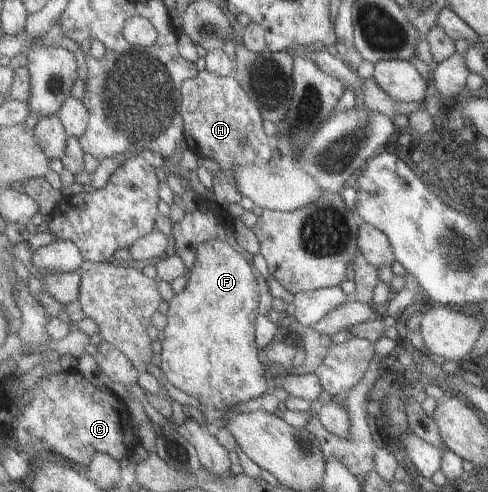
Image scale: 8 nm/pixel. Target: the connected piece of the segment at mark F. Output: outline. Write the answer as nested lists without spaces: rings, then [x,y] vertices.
[[[218,239],[206,241],[206,243],[202,243],[196,251],[194,265],[190,269],[189,279],[184,290],[174,295],[174,297],[168,301],[168,310],[166,311],[168,323],[165,329],[162,330],[164,339],[162,340],[162,347],[159,354],[160,361],[157,365],[161,368],[162,375],[164,375],[164,379],[168,381],[168,384],[196,398],[200,404],[210,410],[220,411],[232,407],[232,405],[247,403],[267,392],[268,381],[266,381],[266,375],[264,375],[265,367],[262,365],[262,361],[260,361],[259,348],[256,345],[254,337],[254,320],[256,320],[256,317],[259,315],[258,301],[260,299],[260,289],[258,289],[258,281],[256,281],[257,276],[258,273],[252,270],[250,263],[239,252],[239,249],[234,249],[234,247],[231,247],[226,241],[218,241]]]

